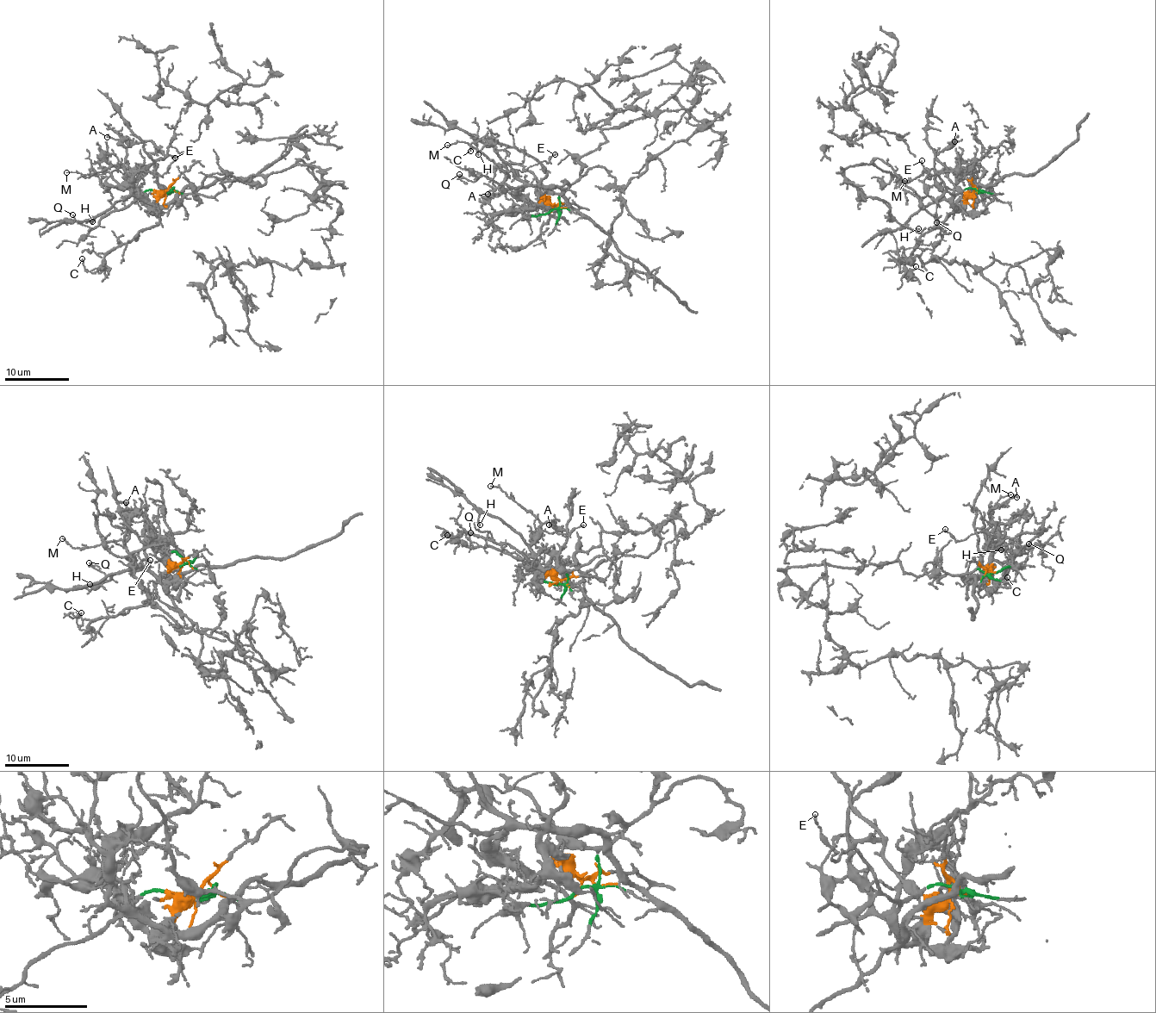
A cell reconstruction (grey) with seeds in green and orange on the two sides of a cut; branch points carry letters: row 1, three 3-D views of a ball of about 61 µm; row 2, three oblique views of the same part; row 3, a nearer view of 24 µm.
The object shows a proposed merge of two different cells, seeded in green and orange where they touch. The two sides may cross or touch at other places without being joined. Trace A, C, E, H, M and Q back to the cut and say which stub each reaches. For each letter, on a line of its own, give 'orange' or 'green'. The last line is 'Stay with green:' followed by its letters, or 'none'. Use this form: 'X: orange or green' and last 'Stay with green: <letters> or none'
A: orange
C: orange
E: orange
H: orange
M: orange
Q: orange
Stay with green: none

